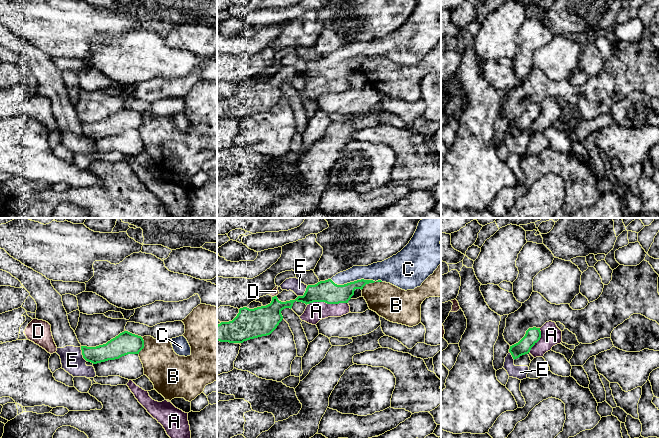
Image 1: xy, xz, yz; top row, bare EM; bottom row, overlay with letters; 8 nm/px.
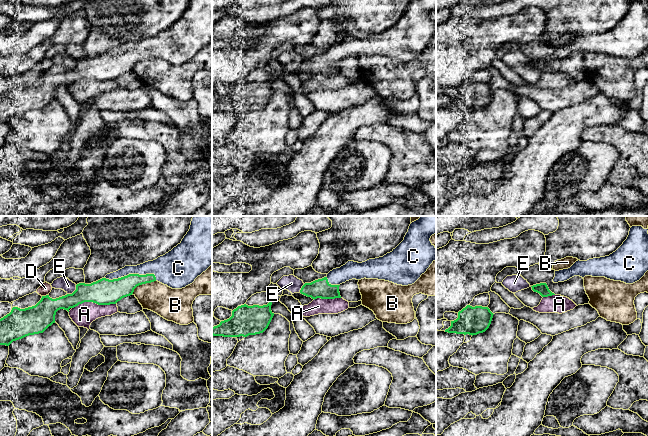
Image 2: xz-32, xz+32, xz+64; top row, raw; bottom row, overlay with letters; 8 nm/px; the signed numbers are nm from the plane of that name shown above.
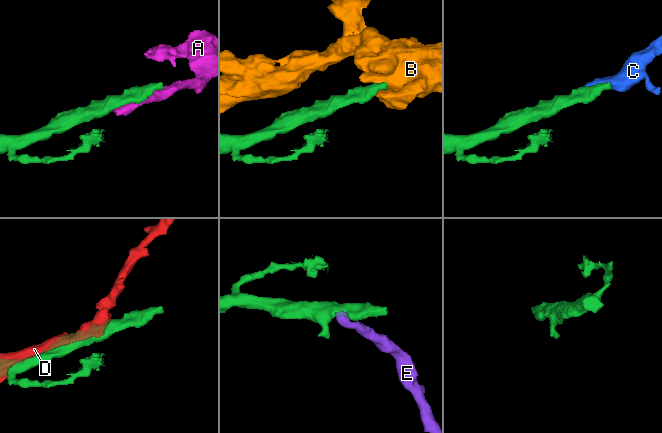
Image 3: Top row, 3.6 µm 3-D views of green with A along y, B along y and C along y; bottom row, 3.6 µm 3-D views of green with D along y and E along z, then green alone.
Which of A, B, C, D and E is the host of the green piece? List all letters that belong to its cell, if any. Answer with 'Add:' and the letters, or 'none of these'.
Add: C

